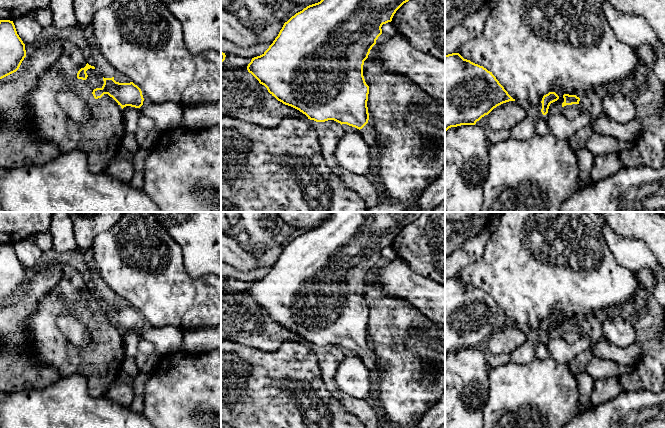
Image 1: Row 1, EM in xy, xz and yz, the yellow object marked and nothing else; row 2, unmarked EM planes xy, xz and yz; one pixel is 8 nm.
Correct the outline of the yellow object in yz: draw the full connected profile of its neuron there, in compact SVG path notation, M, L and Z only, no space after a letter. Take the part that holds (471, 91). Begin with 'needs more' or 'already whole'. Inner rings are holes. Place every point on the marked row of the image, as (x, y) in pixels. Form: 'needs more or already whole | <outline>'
already whole | M459 53L445 55L445 132L451 127L475 125L497 106L515 101L492 72L464 59Z

